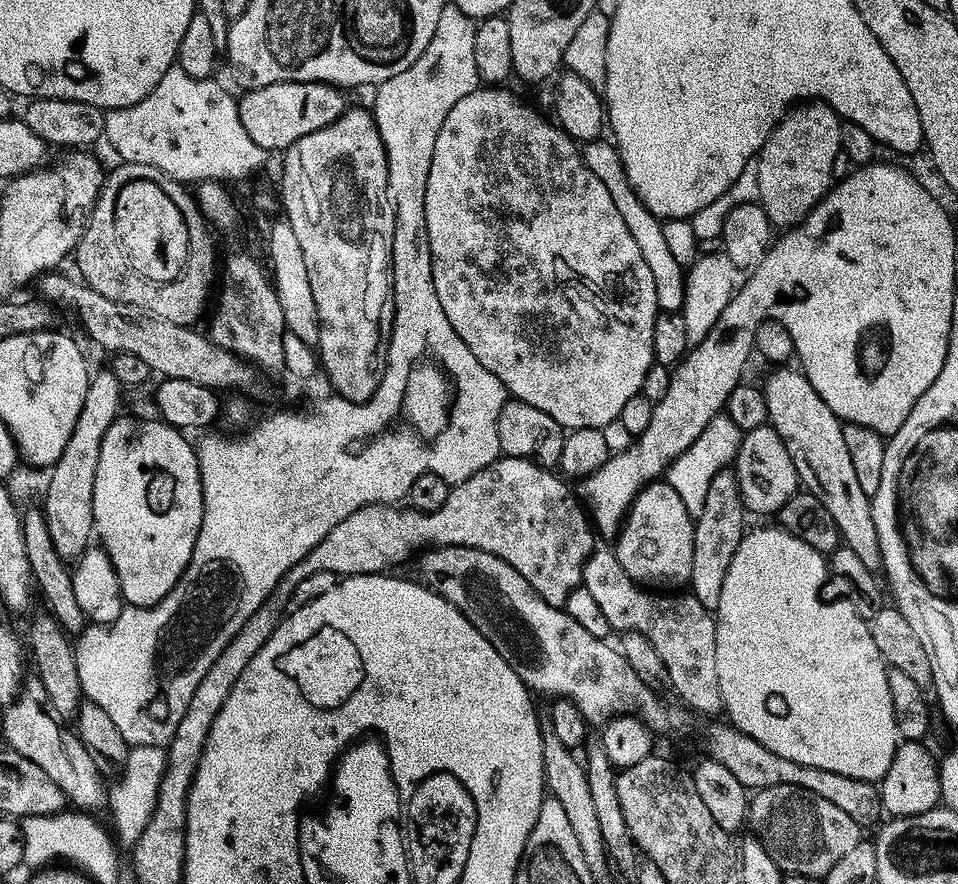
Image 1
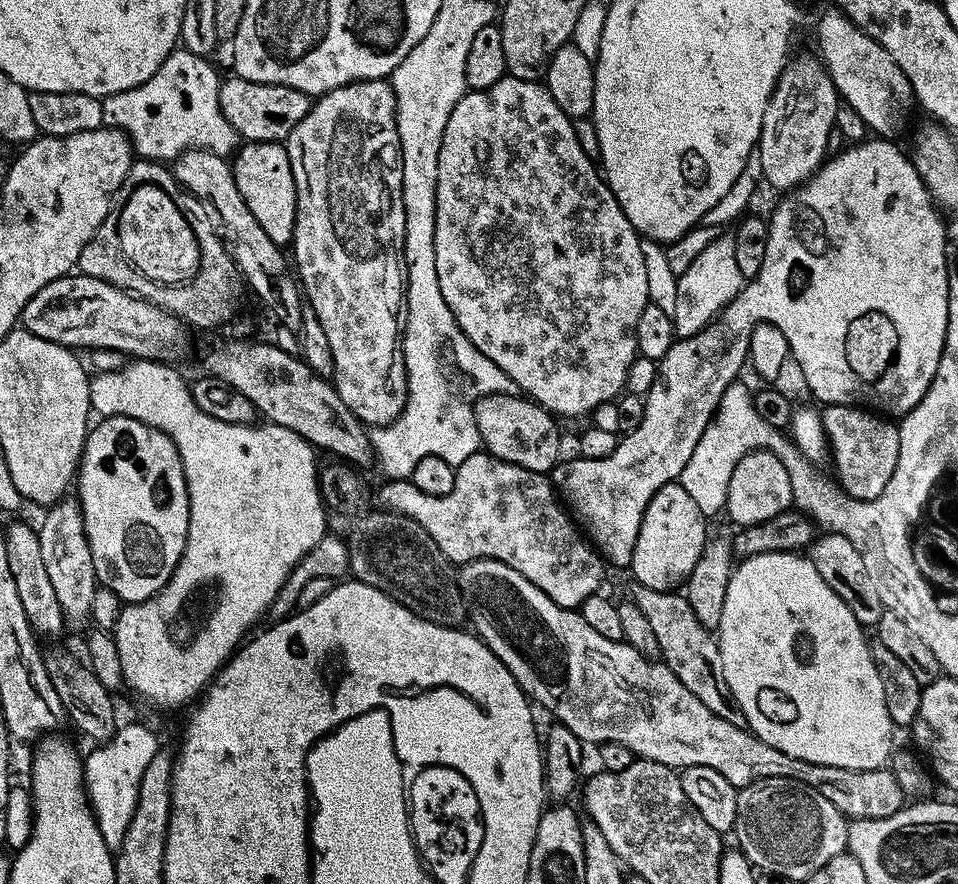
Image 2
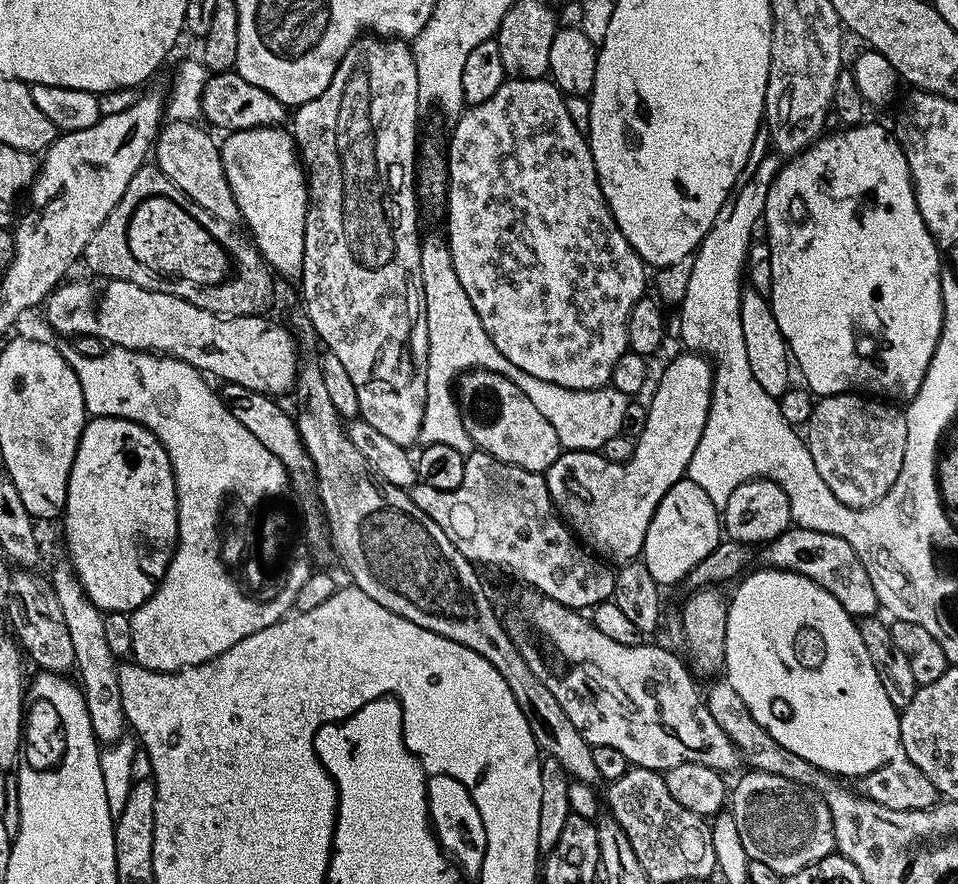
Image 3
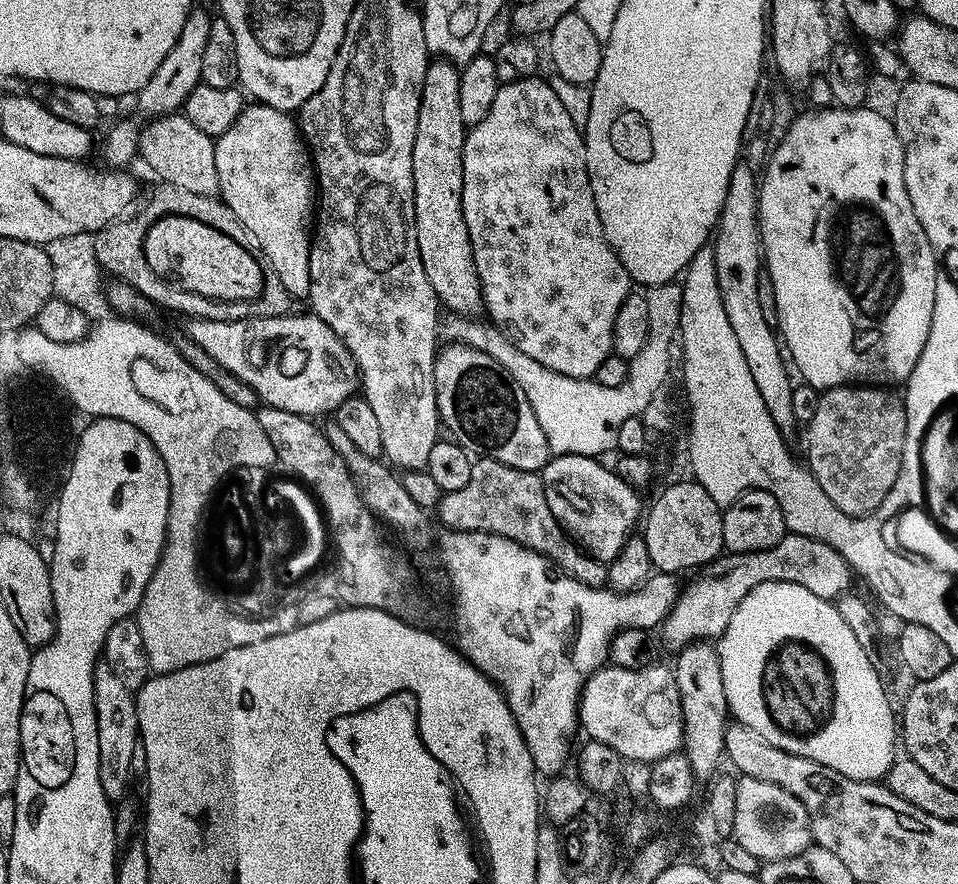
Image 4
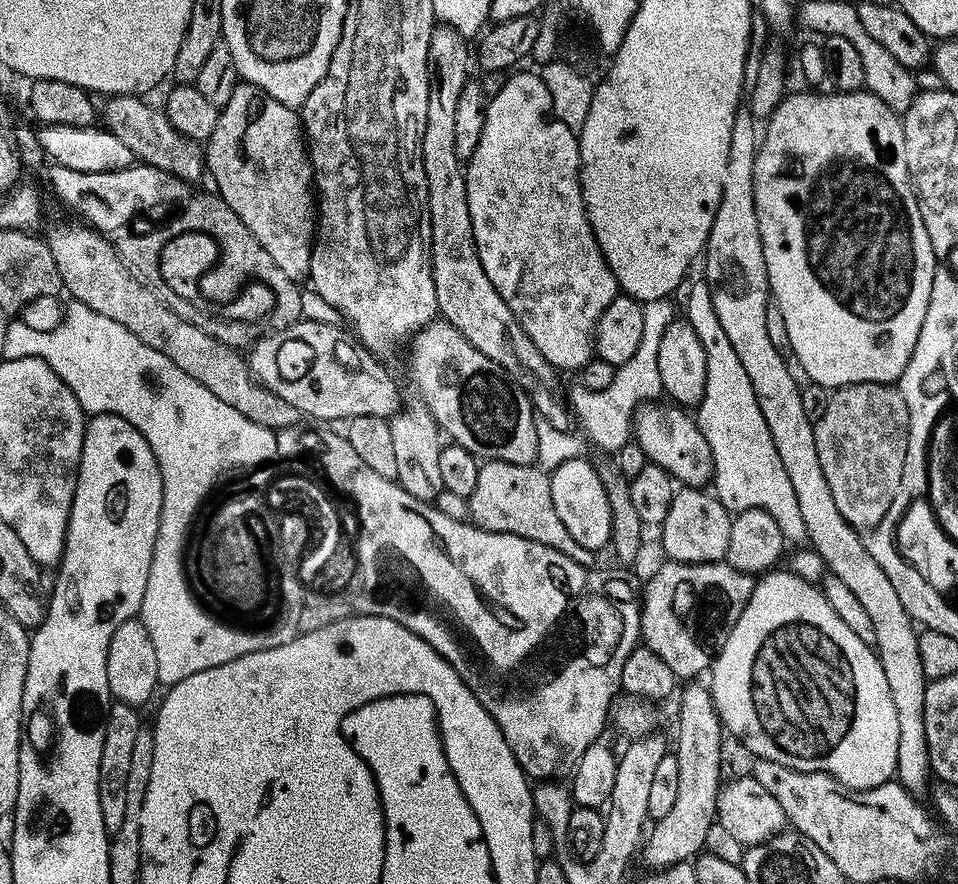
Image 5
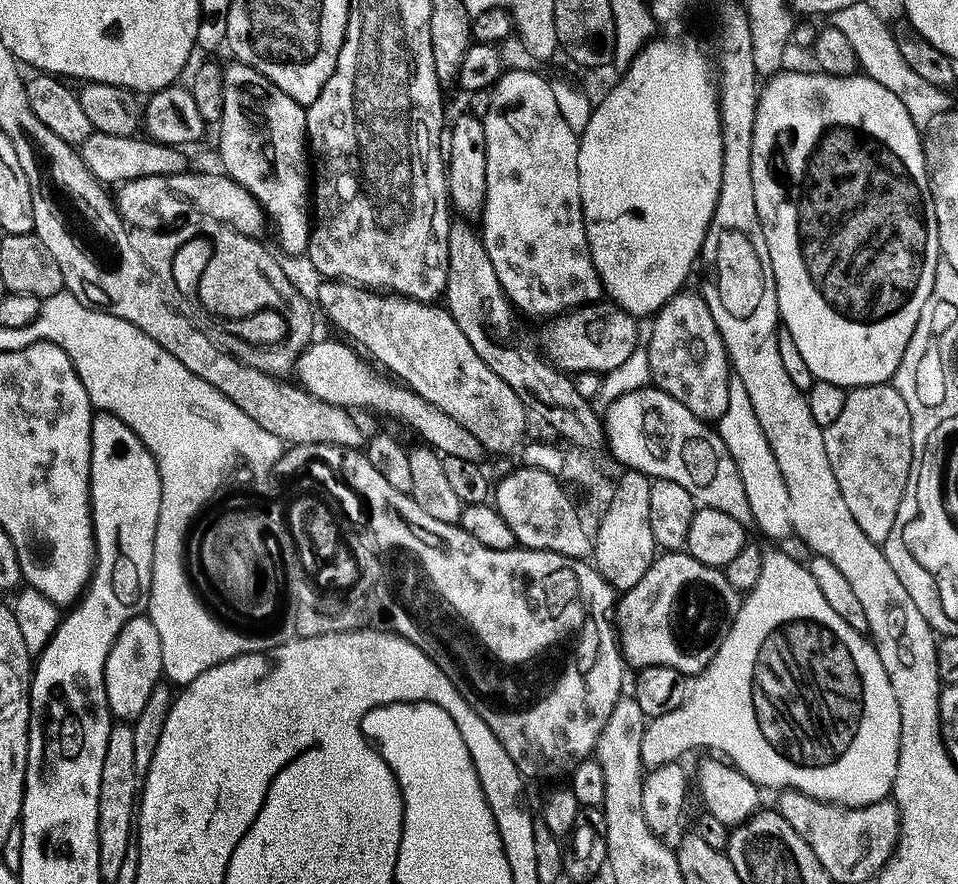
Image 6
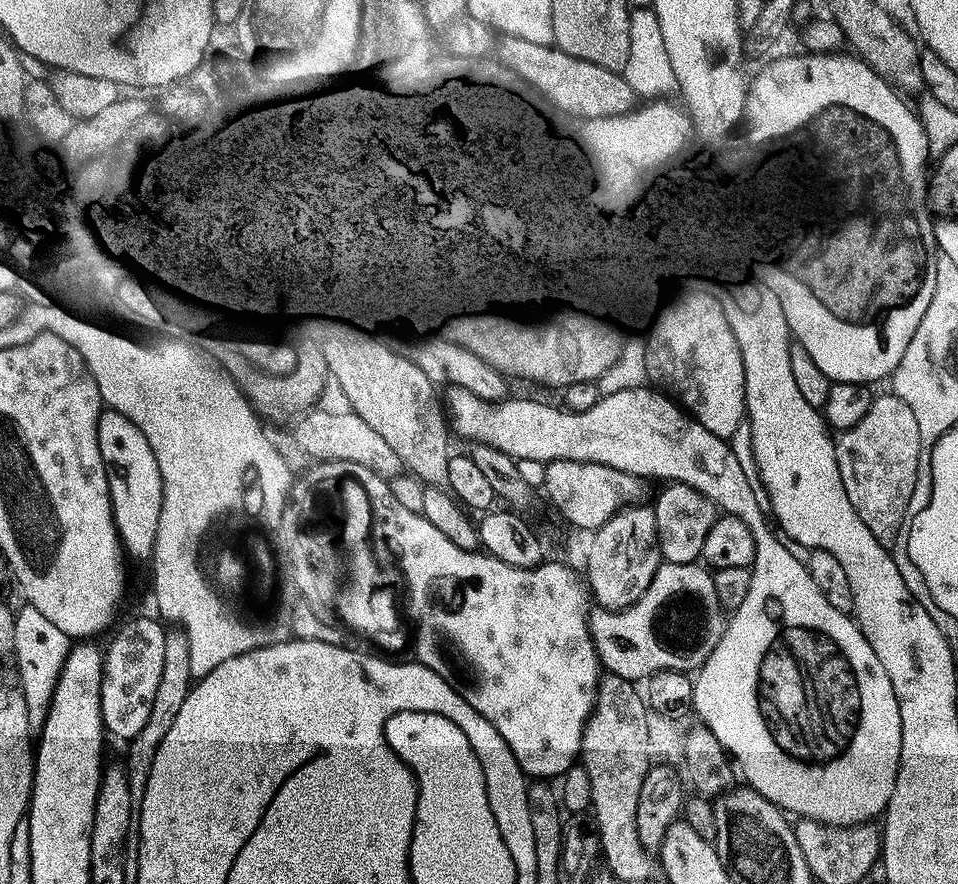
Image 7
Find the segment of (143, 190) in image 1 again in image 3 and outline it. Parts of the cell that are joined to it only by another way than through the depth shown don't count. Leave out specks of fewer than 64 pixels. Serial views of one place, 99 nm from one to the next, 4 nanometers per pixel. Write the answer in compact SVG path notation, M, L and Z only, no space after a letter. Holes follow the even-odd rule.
M150 197L133 212L130 251L138 263L149 272L165 272L180 280L189 280L192 286L211 286L225 283L230 272L230 256L223 243L212 236L201 221L186 214L179 199Z

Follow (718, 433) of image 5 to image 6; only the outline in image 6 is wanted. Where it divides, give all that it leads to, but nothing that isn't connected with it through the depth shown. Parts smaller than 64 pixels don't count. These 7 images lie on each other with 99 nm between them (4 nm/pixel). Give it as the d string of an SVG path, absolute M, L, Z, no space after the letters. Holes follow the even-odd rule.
M735 378L730 382L730 399L726 402L726 414L722 414L718 421L718 431L722 442L726 442L726 450L730 450L730 458L734 458L734 466L741 475L742 486L746 488L746 502L750 502L752 524L760 527L761 534L769 536L773 542L793 535L790 500L786 494L782 470L778 470L778 462L770 450L770 442L766 434L762 434L762 426L758 422L758 414L754 414L750 394L746 394L746 386L742 386L742 382Z

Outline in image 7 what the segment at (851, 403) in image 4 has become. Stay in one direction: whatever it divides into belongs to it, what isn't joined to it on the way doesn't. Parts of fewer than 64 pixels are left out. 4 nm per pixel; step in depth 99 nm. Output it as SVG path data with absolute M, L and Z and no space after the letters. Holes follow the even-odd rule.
M895 394L877 395L870 410L854 426L835 437L836 461L850 506L870 526L870 534L885 546L895 545L904 525L908 502L918 478L921 438L914 410Z

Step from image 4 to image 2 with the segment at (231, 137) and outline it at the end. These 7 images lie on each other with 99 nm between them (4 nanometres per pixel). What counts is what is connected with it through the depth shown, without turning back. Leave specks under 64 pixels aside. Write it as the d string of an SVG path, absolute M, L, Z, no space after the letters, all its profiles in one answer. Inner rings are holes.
M254 140L245 143L235 153L231 166L234 182L237 183L239 193L246 202L250 214L257 218L258 226L262 226L276 244L289 245L296 221L297 190L294 186L294 170L290 169L287 147L279 141Z

